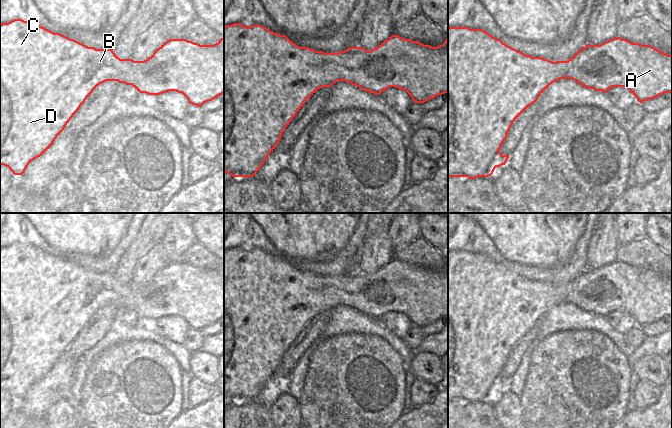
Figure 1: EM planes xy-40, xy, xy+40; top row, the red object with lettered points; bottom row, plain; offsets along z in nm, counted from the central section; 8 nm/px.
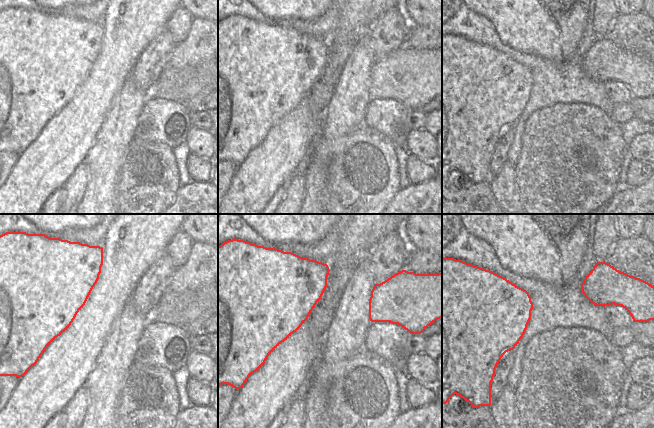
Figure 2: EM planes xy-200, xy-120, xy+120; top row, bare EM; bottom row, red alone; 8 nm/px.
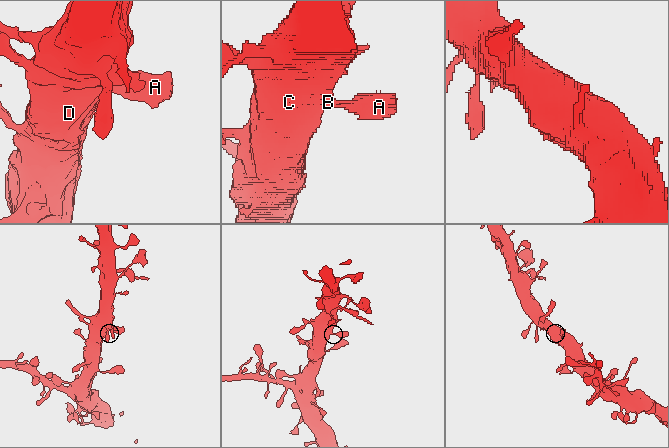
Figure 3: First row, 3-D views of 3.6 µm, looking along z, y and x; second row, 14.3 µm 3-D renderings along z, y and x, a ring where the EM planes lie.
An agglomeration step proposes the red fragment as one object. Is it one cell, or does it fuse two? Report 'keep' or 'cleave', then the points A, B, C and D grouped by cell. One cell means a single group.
keep | A B C D

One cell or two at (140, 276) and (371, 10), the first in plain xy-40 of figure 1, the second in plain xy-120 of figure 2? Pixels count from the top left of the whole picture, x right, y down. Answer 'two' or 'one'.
two

